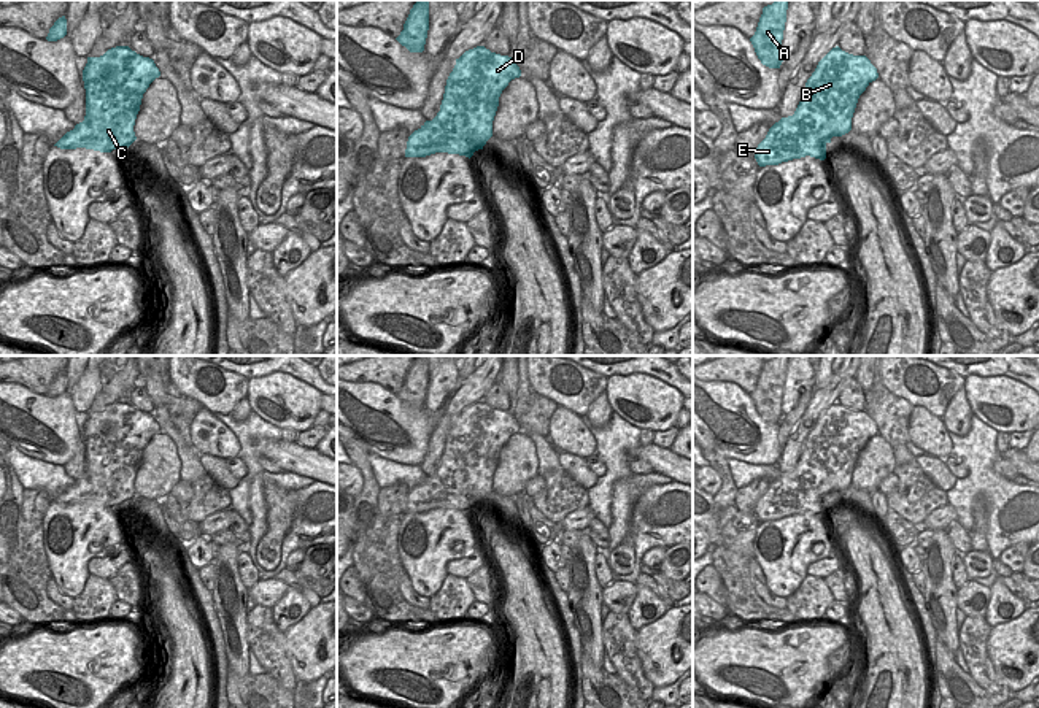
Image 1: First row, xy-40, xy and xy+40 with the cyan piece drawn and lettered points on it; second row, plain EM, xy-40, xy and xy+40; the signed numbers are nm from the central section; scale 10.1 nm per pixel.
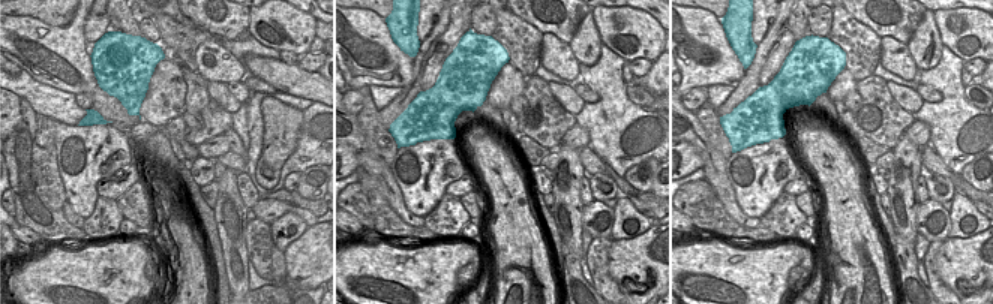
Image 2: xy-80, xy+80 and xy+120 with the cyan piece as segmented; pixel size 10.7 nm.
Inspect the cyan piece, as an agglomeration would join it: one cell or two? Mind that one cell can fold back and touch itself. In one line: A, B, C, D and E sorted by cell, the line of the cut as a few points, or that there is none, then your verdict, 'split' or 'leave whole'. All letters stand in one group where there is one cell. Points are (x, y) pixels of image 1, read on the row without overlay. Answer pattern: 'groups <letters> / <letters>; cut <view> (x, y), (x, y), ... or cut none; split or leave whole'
groups A E / B C D; cut xy (440, 465), (453, 473), (451, 486), (456, 492), (483, 500); split

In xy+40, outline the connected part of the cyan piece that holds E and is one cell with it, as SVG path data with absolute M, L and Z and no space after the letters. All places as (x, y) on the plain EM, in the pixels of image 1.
M794 468L775 478L755 506L758 521L778 521L805 511L825 516L826 498L807 484L809 476L810 471Z

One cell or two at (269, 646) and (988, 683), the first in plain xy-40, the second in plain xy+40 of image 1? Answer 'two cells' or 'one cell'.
one cell

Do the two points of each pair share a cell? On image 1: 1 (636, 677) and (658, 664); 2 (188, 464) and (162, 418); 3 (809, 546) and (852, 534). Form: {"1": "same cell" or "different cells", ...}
{"1": "different cells", "2": "same cell", "3": "different cells"}

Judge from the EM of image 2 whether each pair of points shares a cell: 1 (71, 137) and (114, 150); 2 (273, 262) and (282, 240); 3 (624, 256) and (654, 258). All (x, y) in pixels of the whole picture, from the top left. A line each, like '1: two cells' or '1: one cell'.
1: one cell
2: two cells
3: one cell

